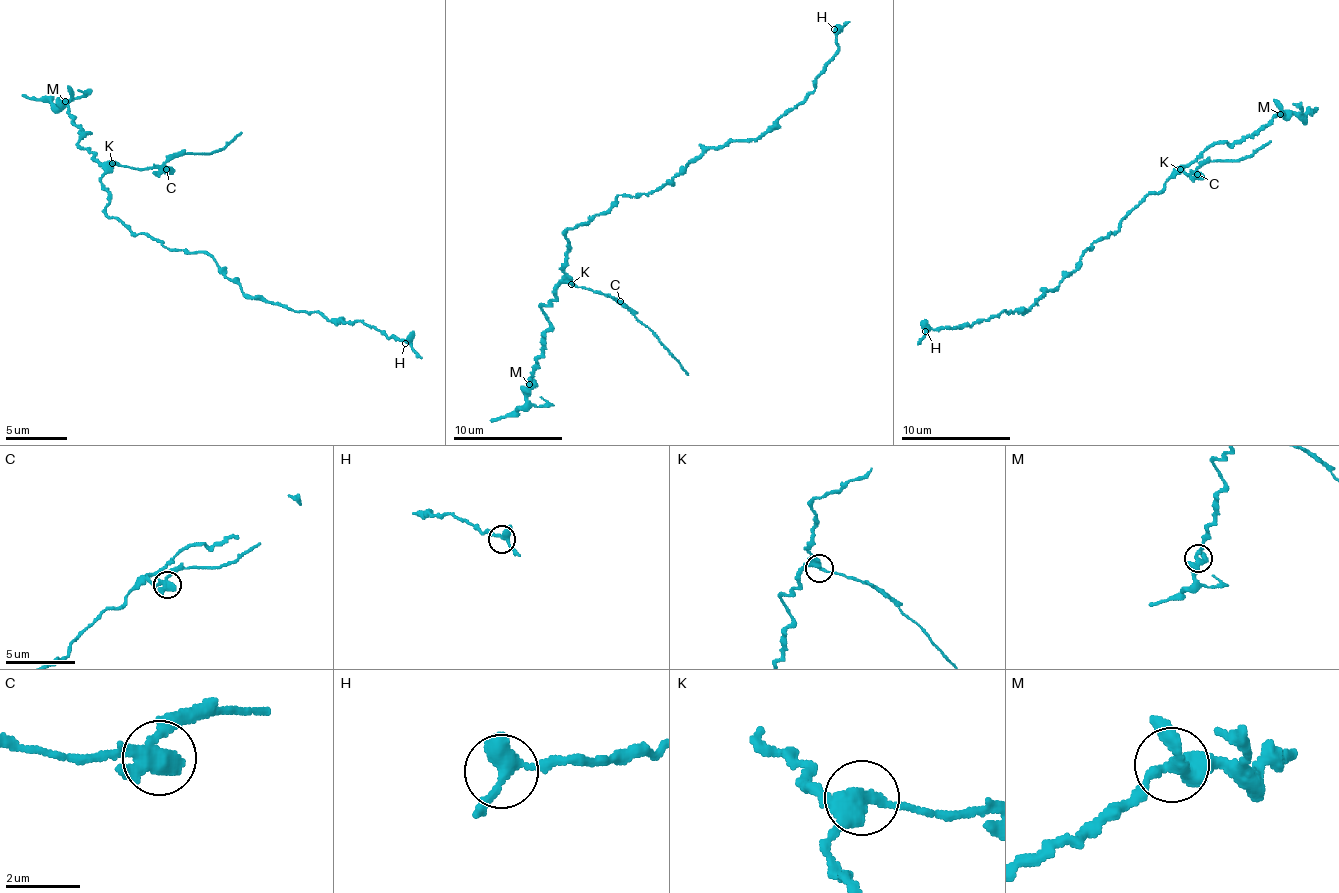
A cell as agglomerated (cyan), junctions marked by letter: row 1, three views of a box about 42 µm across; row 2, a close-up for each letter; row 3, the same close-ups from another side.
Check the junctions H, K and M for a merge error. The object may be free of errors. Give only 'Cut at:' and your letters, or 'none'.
Cut at: K

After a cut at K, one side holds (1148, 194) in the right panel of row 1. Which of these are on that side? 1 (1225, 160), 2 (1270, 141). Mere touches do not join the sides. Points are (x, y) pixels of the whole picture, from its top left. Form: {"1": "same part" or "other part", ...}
{"1": "other part", "2": "other part"}

